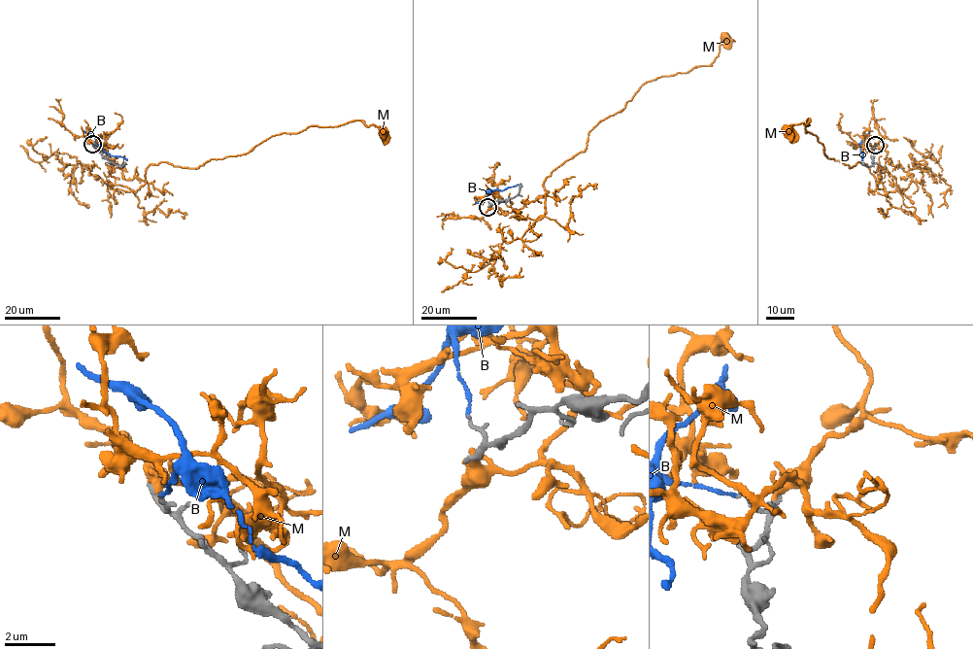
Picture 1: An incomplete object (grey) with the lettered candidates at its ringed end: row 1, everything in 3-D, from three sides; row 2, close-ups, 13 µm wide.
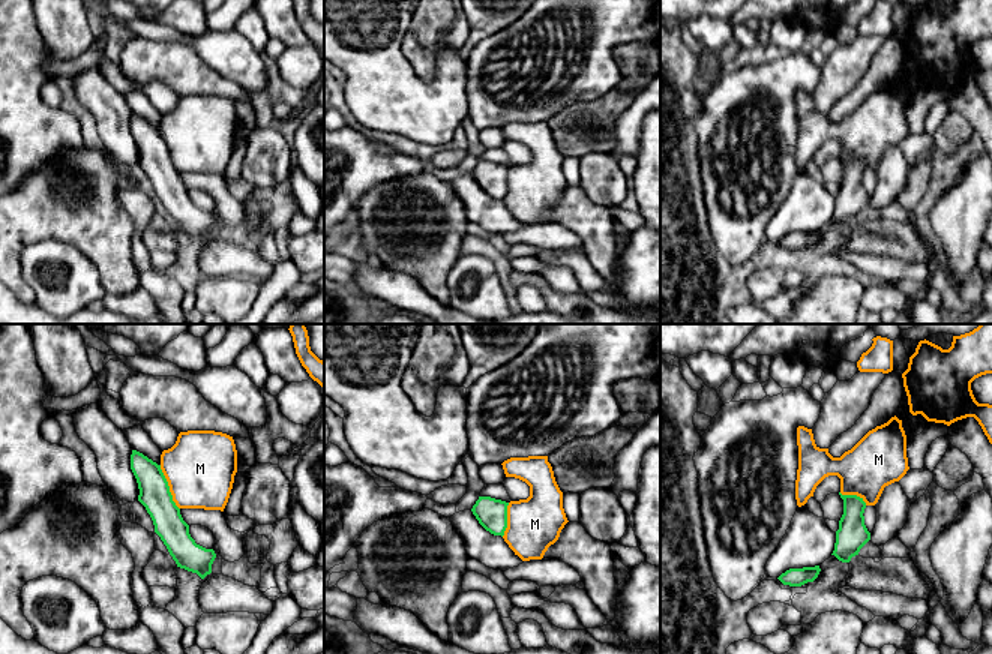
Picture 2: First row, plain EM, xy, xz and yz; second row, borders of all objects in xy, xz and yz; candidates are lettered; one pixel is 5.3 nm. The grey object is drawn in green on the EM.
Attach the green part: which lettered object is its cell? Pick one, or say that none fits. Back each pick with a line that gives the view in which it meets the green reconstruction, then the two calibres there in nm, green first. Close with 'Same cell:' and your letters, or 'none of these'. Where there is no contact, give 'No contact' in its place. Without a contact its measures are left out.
Same cell: none of these

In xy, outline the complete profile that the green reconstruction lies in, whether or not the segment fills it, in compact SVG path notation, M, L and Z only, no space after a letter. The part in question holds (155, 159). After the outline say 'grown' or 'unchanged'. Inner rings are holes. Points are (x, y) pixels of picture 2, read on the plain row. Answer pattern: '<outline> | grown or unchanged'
M132 114L131 134L140 153L138 165L150 178L155 196L167 210L177 231L197 237L204 243L212 237L216 218L213 213L197 208L191 201L189 189L183 184L180 172L173 165L161 129Z | unchanged

